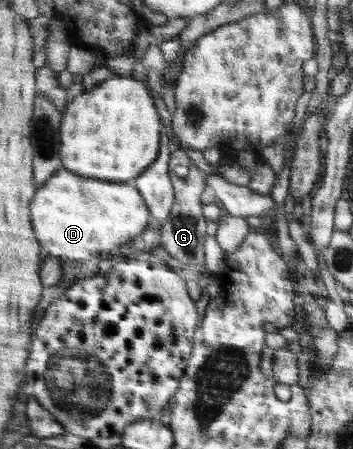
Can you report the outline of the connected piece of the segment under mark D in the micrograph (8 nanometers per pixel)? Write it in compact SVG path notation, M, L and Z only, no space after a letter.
M66 169L57 171L54 173L42 186L39 188L38 194L35 195L34 202L32 204L32 224L36 224L36 234L38 234L39 244L43 245L46 256L57 258L59 261L61 258L72 261L82 261L91 258L101 257L102 254L108 253L112 250L126 249L135 236L140 235L151 224L151 212L147 207L147 203L144 200L142 193L136 188L136 185L130 181L124 183L116 183L115 181L100 180L90 177L82 176L78 173L68 171Z

